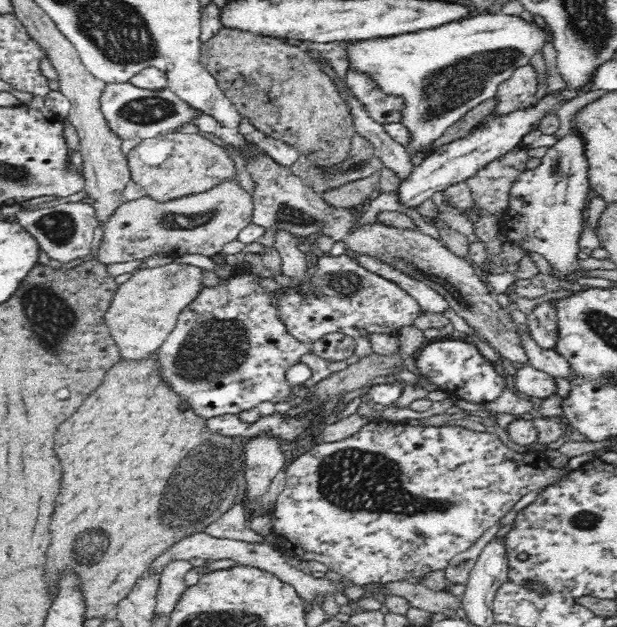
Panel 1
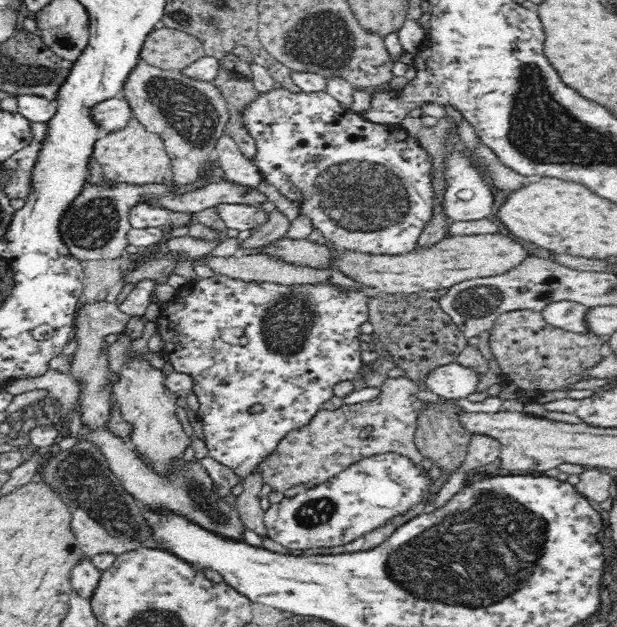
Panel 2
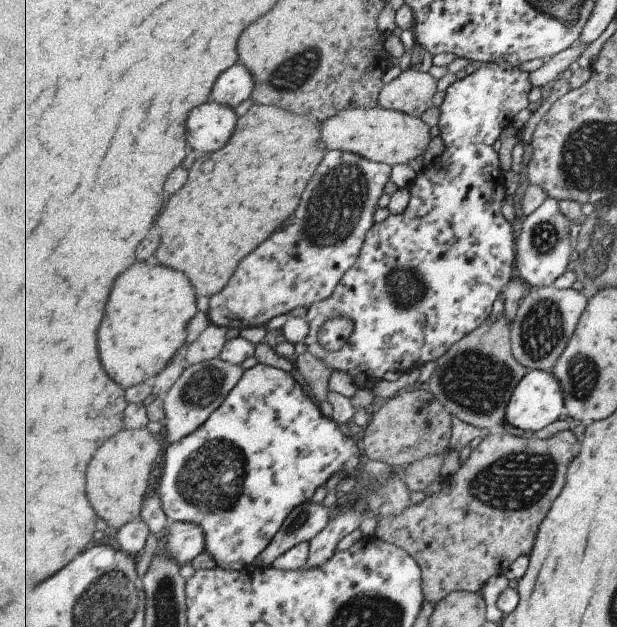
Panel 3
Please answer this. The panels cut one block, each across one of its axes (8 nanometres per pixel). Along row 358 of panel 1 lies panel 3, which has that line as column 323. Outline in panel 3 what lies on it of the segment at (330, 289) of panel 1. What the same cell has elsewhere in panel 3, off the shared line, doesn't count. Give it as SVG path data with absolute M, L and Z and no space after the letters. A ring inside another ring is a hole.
M490 64L486 68L479 68L470 75L456 80L446 89L446 99L440 106L441 114L439 123L437 124L443 144L445 145L443 154L433 160L415 179L415 182L410 187L411 200L404 212L396 215L389 214L384 221L374 224L374 227L367 233L365 243L362 244L362 250L359 253L357 262L343 275L342 282L335 288L334 294L323 302L313 304L306 314L305 319L309 324L309 333L303 338L303 341L308 346L306 351L312 352L319 358L322 358L332 368L332 372L348 372L354 378L357 386L361 388L369 388L371 386L374 389L373 385L377 384L379 380L383 380L383 376L389 370L401 374L407 372L409 367L419 368L423 364L429 364L429 362L437 360L440 356L445 355L455 343L458 343L464 336L469 335L470 332L479 328L488 319L497 296L511 282L513 269L516 268L517 263L515 230L511 226L512 223L503 216L503 200L507 198L507 186L505 186L505 176L503 176L499 154L497 154L498 138L501 136L503 128L513 124L515 114L519 114L525 108L531 108L532 105L527 100L529 98L528 92L531 92L531 88L533 88L530 81L530 74L529 72L521 72L519 68L514 68L514 66ZM338 315L351 316L355 320L354 331L346 342L347 346L343 346L340 351L328 351L320 341L319 331L330 317L337 317Z

